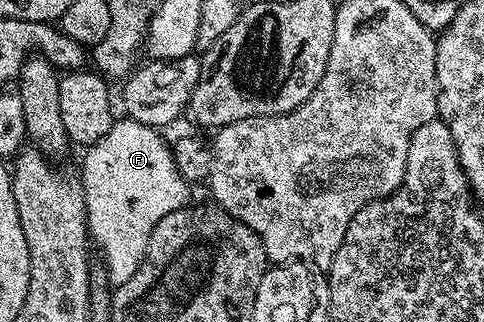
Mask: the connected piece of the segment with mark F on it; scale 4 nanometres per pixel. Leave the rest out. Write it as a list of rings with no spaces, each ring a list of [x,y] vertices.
[[[123,116],[111,125],[109,132],[97,140],[97,144],[86,147],[83,158],[83,195],[87,205],[87,228],[90,237],[99,245],[103,253],[103,262],[107,265],[107,278],[111,284],[129,280],[133,272],[141,264],[144,252],[147,251],[149,236],[157,222],[169,212],[177,212],[177,208],[188,205],[187,190],[189,183],[183,179],[177,164],[171,155],[171,146],[162,138],[160,131],[154,126],[146,126],[140,122]]]

